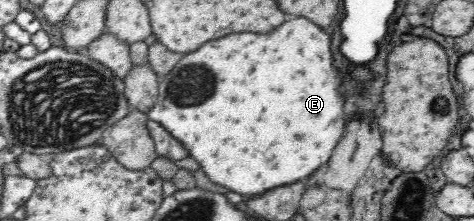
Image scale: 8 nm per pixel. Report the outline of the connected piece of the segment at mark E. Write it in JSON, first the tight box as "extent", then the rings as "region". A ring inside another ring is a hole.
{"extent":[146,17,344,197],"region":[[[298,17],[292,21],[282,23],[282,27],[278,27],[272,33],[260,35],[260,33],[232,33],[228,37],[216,39],[216,41],[208,41],[206,45],[202,45],[202,49],[187,53],[174,66],[174,69],[160,78],[158,86],[158,99],[152,110],[146,112],[148,120],[158,122],[174,139],[178,140],[184,148],[188,149],[188,155],[194,157],[200,163],[200,169],[206,173],[206,177],[216,183],[222,185],[234,193],[240,195],[248,195],[248,197],[258,197],[268,189],[274,187],[282,187],[282,185],[292,185],[302,179],[308,179],[312,173],[320,167],[323,170],[326,161],[330,159],[330,153],[334,151],[338,140],[342,137],[342,129],[344,129],[344,99],[340,95],[340,73],[338,69],[332,69],[332,49],[330,49],[330,35],[326,35],[322,29],[318,29],[318,25],[314,25],[312,21]]]}

